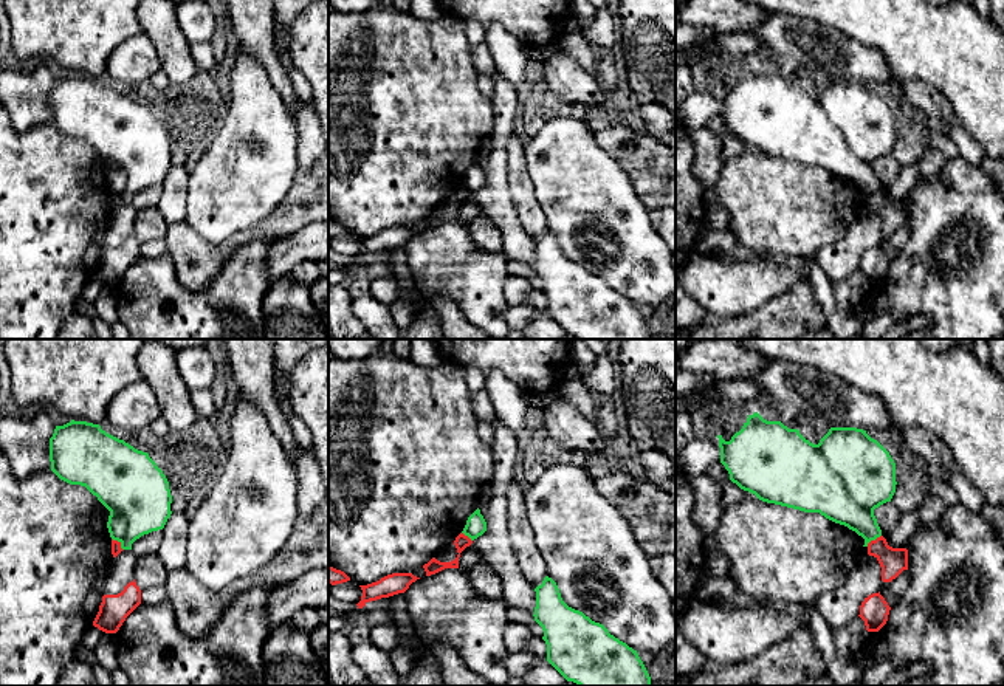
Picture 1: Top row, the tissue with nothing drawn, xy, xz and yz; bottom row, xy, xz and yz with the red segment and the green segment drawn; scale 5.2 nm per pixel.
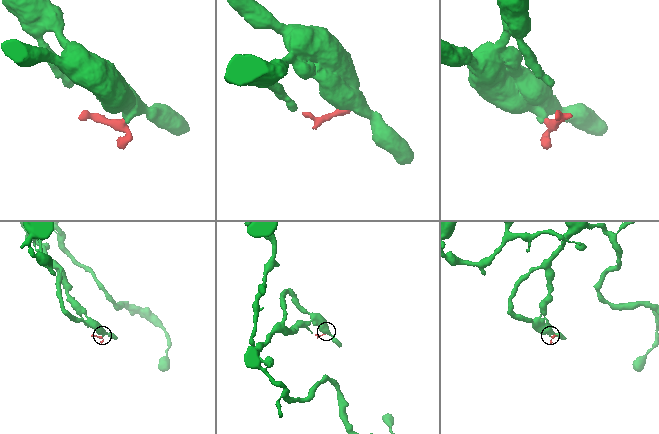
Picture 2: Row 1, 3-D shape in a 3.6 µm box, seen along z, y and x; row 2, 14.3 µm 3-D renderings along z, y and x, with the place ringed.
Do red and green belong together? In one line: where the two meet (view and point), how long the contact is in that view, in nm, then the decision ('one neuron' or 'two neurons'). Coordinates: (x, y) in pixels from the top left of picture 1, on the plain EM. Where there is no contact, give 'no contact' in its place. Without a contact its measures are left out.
yz (873, 194) | 100 nm | one neuron

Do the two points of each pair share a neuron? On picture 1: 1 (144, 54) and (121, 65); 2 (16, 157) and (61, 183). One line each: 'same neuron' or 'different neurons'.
1: same neuron
2: same neuron

